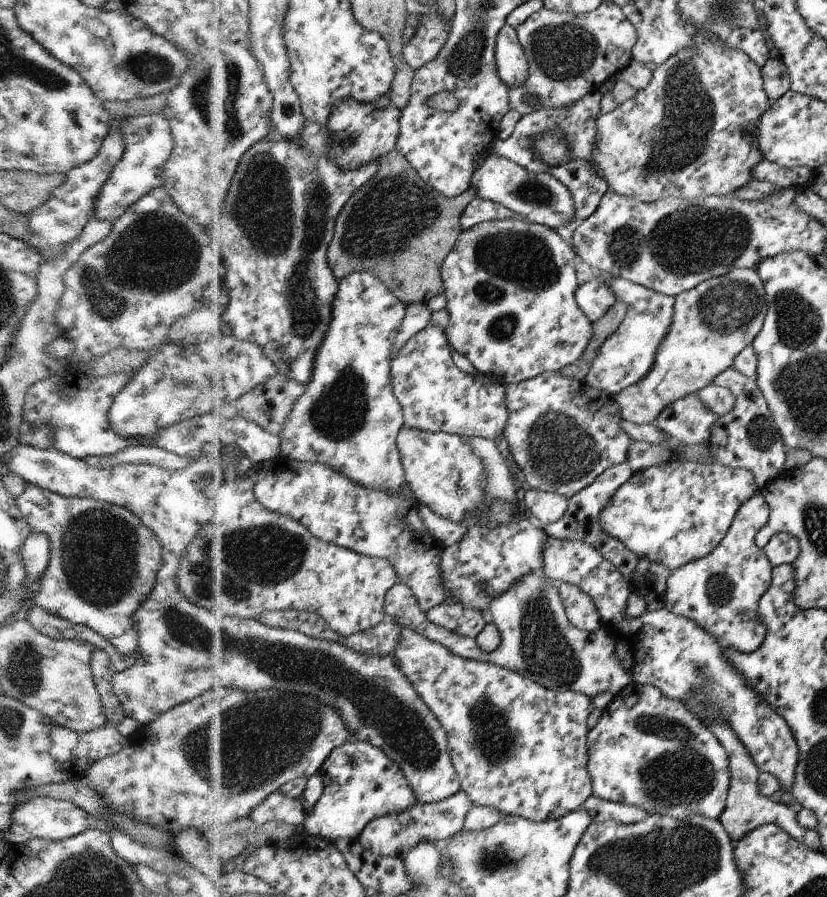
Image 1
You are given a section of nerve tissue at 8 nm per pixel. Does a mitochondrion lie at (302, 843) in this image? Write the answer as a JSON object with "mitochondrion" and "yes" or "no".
{"mitochondrion":"no"}

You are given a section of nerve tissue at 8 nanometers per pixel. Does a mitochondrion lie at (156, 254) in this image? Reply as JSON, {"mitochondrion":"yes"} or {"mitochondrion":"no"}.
{"mitochondrion":"yes"}

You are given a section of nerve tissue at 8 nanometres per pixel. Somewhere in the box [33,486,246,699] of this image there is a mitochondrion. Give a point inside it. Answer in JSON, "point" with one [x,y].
{"point":[99,552]}

